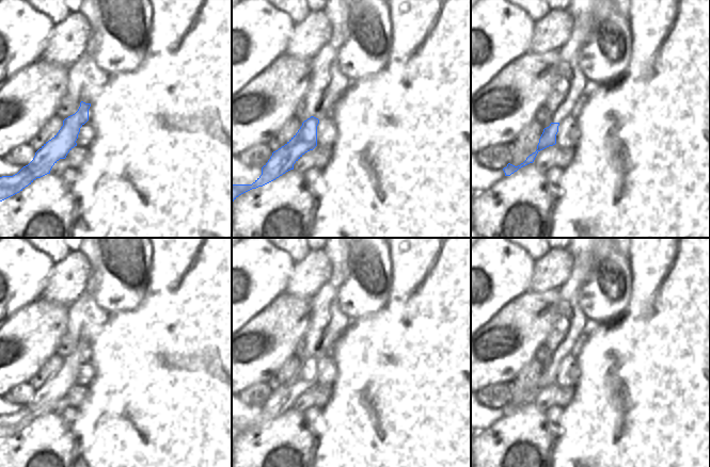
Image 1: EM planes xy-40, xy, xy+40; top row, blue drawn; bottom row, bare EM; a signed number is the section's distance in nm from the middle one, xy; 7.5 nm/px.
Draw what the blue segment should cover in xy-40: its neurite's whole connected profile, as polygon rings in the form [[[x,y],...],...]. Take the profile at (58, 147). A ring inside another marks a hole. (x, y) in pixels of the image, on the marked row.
[[[86,51],[70,67],[67,67],[67,94],[80,104],[78,111],[63,120],[63,126],[59,132],[46,142],[36,152],[33,160],[23,166],[13,176],[0,177],[0,202],[19,193],[31,184],[36,178],[50,174],[52,166],[60,160],[65,159],[67,154],[77,146],[77,139],[80,128],[89,120],[89,109],[91,102],[99,95],[106,86],[110,76],[100,69],[93,57]]]

